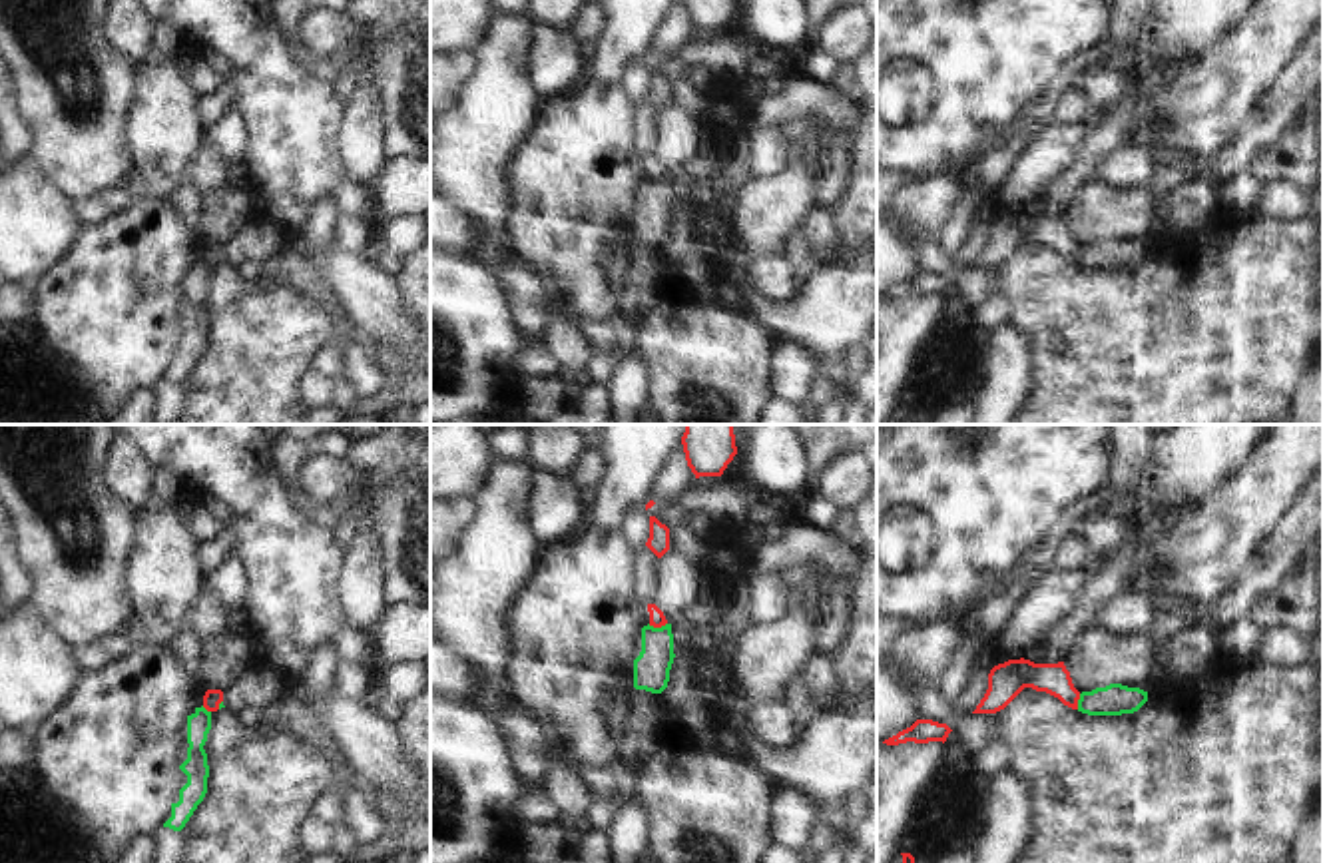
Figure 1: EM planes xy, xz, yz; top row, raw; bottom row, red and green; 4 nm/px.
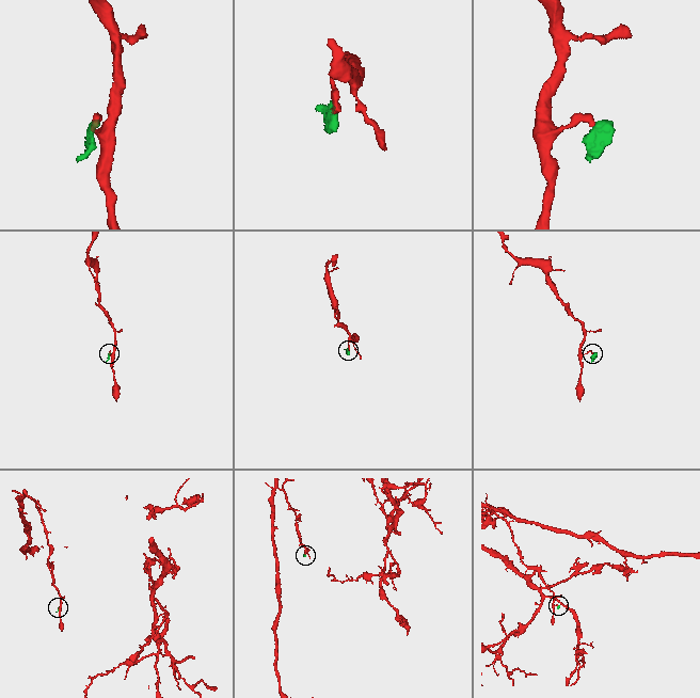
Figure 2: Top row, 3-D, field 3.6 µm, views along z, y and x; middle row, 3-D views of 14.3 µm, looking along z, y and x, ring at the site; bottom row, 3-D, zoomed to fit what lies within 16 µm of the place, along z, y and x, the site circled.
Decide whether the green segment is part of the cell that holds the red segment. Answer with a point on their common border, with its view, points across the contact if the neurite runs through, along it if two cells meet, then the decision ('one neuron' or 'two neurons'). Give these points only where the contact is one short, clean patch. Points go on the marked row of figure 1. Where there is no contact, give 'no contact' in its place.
meets red in xz at (656, 626); border along xz (666, 622), (660, 626), (648, 624); two neurons

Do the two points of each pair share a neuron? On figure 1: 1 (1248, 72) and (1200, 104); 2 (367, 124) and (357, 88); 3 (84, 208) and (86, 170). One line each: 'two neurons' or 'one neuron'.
1: one neuron
2: one neuron
3: two neurons

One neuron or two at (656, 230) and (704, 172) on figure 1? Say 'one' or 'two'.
one

